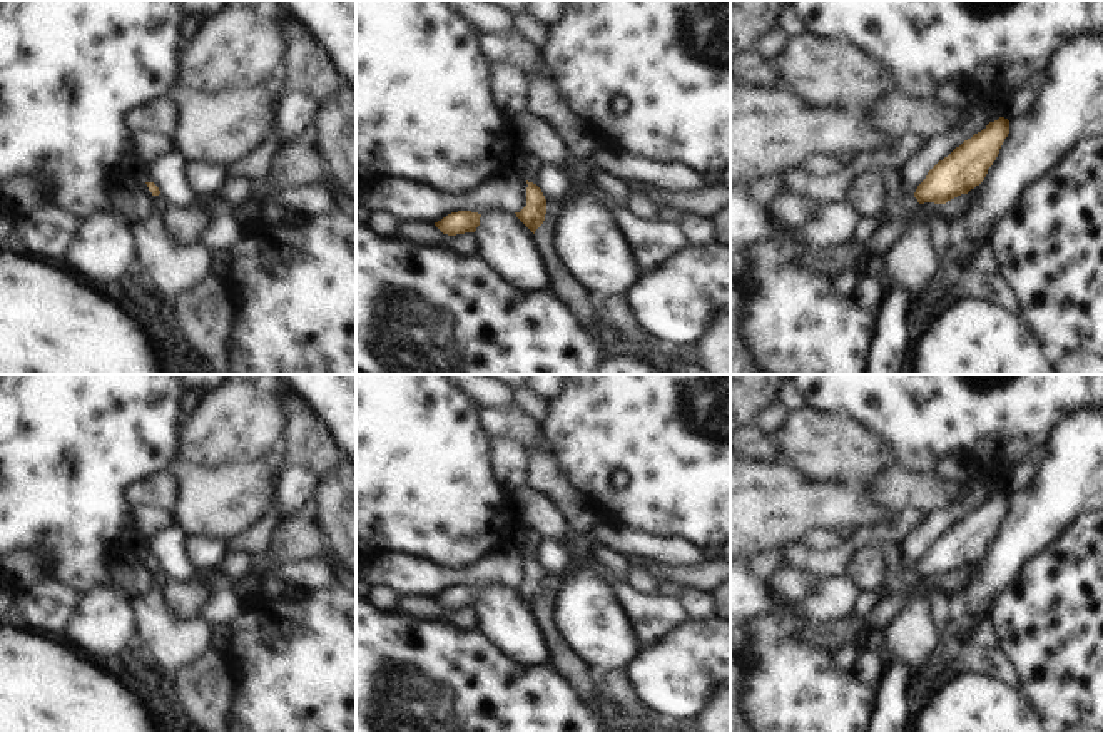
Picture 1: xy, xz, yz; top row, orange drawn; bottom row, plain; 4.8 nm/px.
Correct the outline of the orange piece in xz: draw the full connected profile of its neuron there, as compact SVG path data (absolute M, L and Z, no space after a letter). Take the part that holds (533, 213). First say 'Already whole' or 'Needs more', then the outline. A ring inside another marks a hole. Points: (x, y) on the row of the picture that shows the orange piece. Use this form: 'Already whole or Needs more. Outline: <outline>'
Already whole. Outline: M526 180L526 184L528 184L526 206L520 212L515 212L515 214L535 234L535 231L545 221L546 199L536 184L528 182L528 180Z

